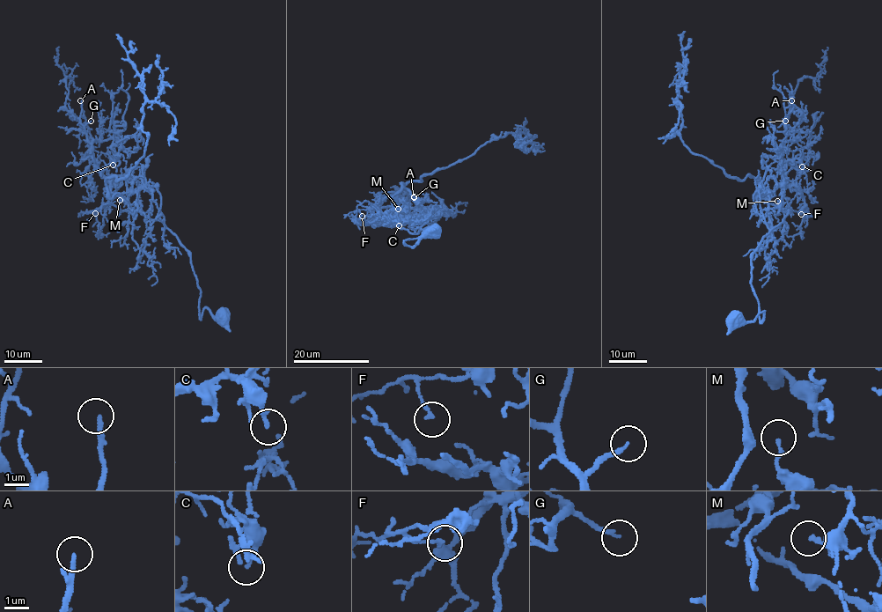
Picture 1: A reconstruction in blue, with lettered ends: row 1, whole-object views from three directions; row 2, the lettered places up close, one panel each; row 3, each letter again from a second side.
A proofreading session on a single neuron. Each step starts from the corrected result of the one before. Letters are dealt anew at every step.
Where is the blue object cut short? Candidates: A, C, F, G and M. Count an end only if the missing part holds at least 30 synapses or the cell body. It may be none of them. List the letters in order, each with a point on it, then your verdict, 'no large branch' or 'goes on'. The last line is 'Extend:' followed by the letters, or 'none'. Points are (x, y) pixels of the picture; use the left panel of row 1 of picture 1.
A: (80, 100) | goes on
C: (113, 165) | no large branch
F: (95, 213) | no large branch
G: (91, 121) | goes on
M: (120, 200) | no large branch
Extend: A, G

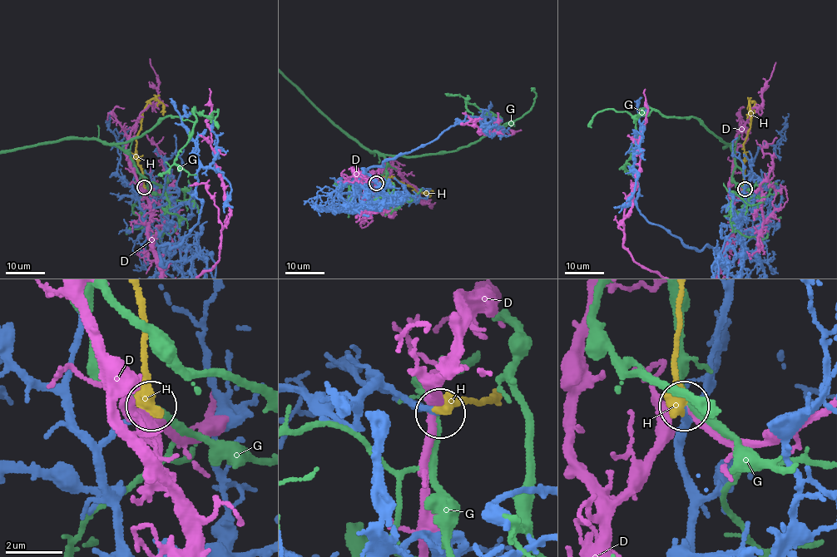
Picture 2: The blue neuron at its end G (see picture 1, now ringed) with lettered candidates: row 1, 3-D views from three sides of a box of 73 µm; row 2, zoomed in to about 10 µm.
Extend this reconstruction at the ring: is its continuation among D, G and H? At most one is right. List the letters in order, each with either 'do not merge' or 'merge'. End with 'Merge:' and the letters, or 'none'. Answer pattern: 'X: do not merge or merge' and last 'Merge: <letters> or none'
D: do not merge
G: do not merge
H: merge
Merge: H

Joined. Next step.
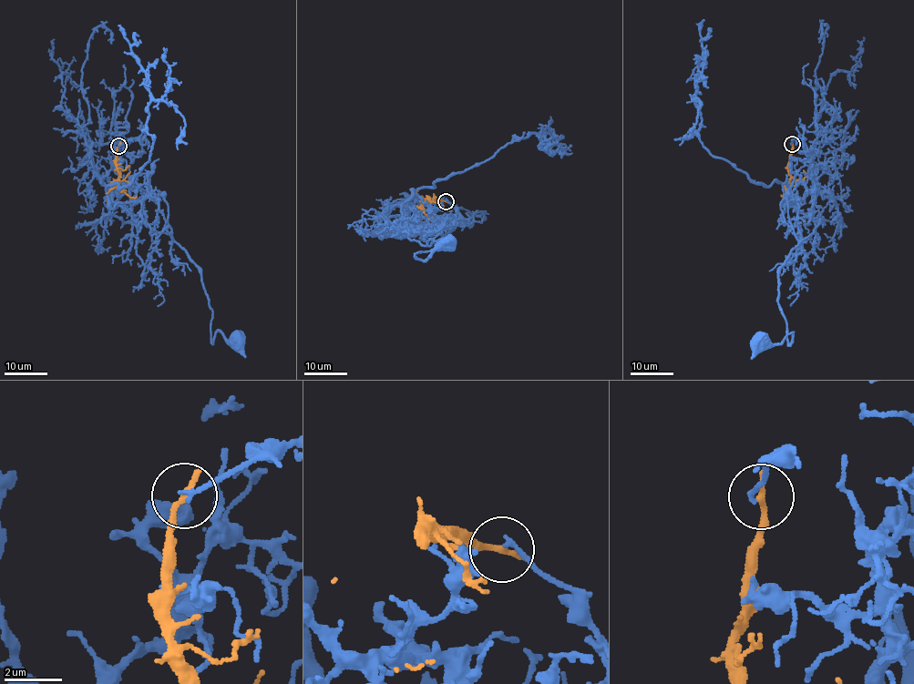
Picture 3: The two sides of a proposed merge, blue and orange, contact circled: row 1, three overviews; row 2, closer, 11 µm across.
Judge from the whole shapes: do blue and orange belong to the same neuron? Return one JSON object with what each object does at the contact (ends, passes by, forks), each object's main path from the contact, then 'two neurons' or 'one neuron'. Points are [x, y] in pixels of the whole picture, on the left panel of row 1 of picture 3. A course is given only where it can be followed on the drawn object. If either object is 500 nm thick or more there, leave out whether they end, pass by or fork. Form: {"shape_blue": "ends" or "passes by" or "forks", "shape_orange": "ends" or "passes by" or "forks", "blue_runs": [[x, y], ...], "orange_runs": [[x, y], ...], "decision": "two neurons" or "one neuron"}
{"shape_blue": "ends", "shape_orange": "ends", "blue_runs": [[118, 146], [142, 144], [102, 179], [108, 210], [169, 233], [201, 274], [212, 343], [220, 331], [233, 341]], "orange_runs": [[118, 146], [116, 163], [119, 181], [108, 192], [107, 205]], "decision": "two neurons"}

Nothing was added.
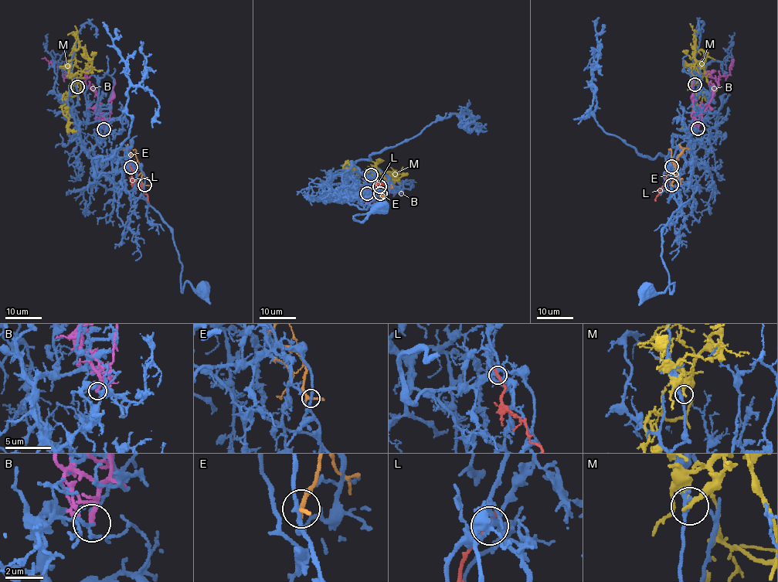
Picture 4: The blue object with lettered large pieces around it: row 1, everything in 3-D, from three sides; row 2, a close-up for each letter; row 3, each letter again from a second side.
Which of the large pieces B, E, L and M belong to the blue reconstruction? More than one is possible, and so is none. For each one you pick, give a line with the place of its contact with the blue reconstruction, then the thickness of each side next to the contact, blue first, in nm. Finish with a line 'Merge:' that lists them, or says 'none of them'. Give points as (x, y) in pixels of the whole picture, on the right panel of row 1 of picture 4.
Merge: none of them

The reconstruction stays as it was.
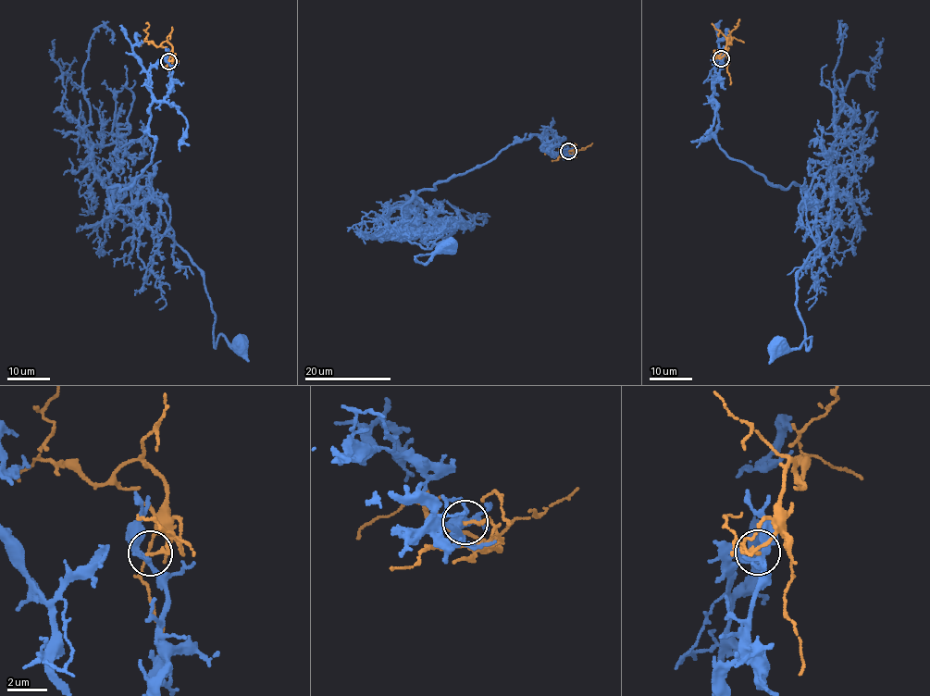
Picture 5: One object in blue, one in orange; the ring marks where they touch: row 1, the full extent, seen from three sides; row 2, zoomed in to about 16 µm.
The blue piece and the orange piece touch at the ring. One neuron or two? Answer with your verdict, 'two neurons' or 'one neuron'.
one neuron

